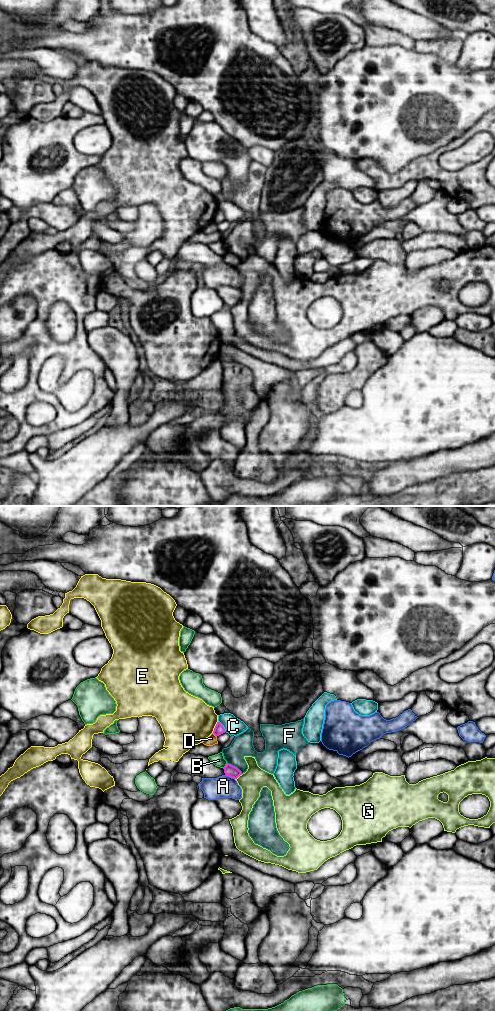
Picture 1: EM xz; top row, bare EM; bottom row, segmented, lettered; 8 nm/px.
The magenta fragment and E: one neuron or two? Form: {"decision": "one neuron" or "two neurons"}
{"decision": "two neurons"}

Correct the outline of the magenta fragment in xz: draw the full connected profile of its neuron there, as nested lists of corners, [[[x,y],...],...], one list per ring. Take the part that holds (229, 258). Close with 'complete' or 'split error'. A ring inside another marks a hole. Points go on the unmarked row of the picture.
[[[228,251],[223,257],[226,264],[229,264],[234,267],[237,267],[240,263],[242,263],[241,259],[237,255]]] | complete

